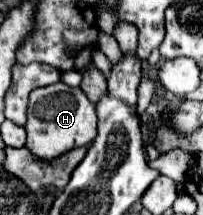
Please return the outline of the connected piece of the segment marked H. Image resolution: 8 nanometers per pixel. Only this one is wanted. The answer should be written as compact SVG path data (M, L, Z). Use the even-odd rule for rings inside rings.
M64 83L40 87L30 93L24 129L28 133L26 147L40 159L54 159L70 149L88 145L96 137L96 109L80 87L68 87Z

